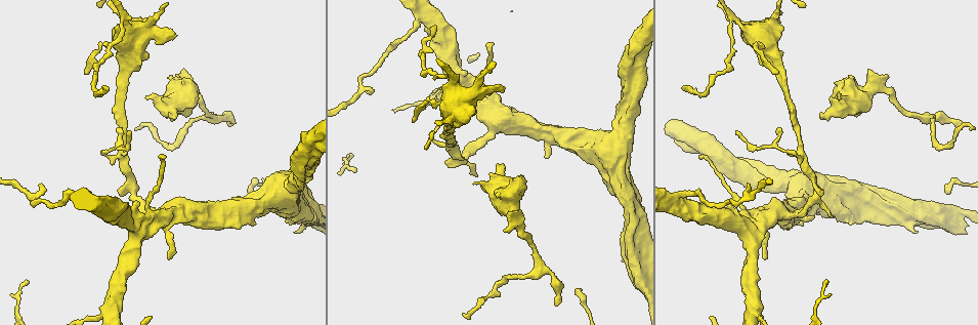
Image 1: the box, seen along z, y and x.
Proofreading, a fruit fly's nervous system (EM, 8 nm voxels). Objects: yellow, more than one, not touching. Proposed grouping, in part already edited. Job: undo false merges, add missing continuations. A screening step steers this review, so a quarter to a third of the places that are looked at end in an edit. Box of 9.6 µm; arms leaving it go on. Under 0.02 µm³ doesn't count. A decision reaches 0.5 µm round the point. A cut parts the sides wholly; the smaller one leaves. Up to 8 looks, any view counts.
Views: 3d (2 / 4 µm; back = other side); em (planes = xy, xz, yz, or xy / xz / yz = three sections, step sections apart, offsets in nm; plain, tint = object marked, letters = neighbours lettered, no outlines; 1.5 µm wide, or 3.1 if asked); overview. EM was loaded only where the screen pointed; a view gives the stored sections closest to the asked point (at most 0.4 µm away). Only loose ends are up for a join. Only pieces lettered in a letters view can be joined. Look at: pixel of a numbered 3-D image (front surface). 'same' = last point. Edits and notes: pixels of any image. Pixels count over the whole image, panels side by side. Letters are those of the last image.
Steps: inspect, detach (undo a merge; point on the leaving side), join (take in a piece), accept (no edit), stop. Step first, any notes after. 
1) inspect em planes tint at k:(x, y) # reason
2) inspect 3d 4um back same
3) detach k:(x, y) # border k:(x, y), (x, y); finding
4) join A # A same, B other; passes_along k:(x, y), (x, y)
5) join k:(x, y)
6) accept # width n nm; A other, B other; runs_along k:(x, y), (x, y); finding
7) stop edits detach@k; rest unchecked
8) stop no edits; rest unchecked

inspect em planes letters at 1:(435, 25) # end of a long branch

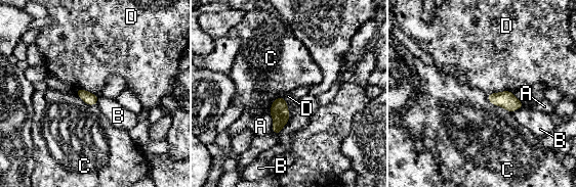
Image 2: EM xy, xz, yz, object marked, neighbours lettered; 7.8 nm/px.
accept # width 100 nm; A other, B other, C other, D other; border 2:(513, 92), (498, 91), (487, 95); none of them fits

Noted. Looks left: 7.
inspect 3d 2um at 1:(736, 23) # three arms meet

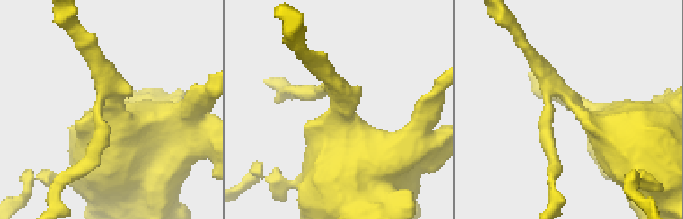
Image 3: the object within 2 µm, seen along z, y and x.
inspect em yz step 8 plain at 3:(568, 107)

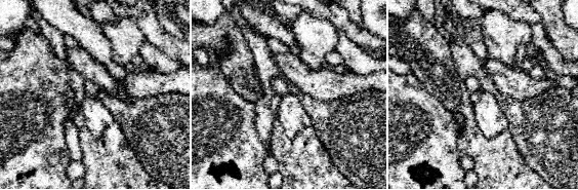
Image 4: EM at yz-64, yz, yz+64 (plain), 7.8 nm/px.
inspect em yz step 8 letters same

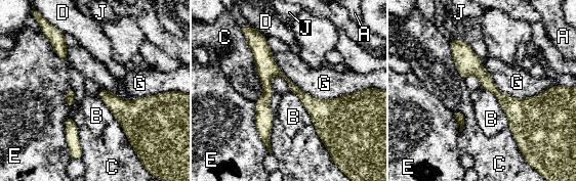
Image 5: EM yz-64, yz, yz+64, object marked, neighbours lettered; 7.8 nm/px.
accept # A other, B other, C other, D other, E other, G other, J other; arms 3; runs_along 5:(251, 44), (312, 104), (348, 101); one neuron here

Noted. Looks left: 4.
inspect 3d 4um at 1:(146, 98) # free end

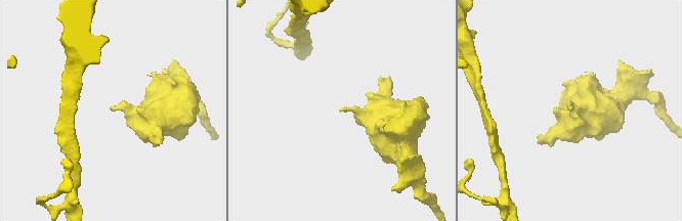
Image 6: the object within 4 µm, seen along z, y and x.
inspect em planes letters at 6:(569, 108) # shape alone is not enough

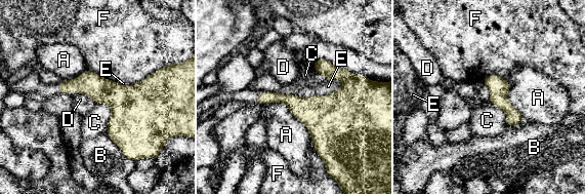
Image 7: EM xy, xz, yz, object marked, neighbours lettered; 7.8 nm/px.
accept # width 160 nm; A other, B other, C other, D other, E other, F other; border 7:(342, 81), (336, 90), (312, 95); no lettered piece goes on from it

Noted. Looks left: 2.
stop no edits; rest unchecked

